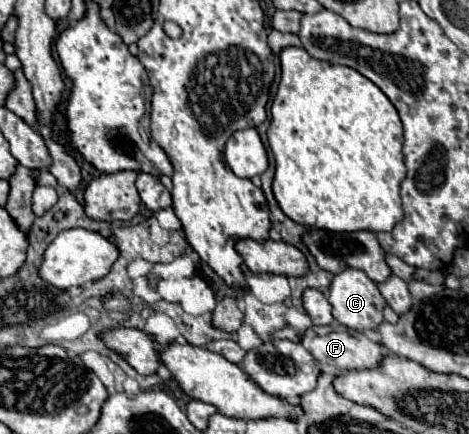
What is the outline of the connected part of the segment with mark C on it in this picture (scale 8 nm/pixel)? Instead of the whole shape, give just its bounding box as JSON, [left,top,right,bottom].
[329,268,383,328]

